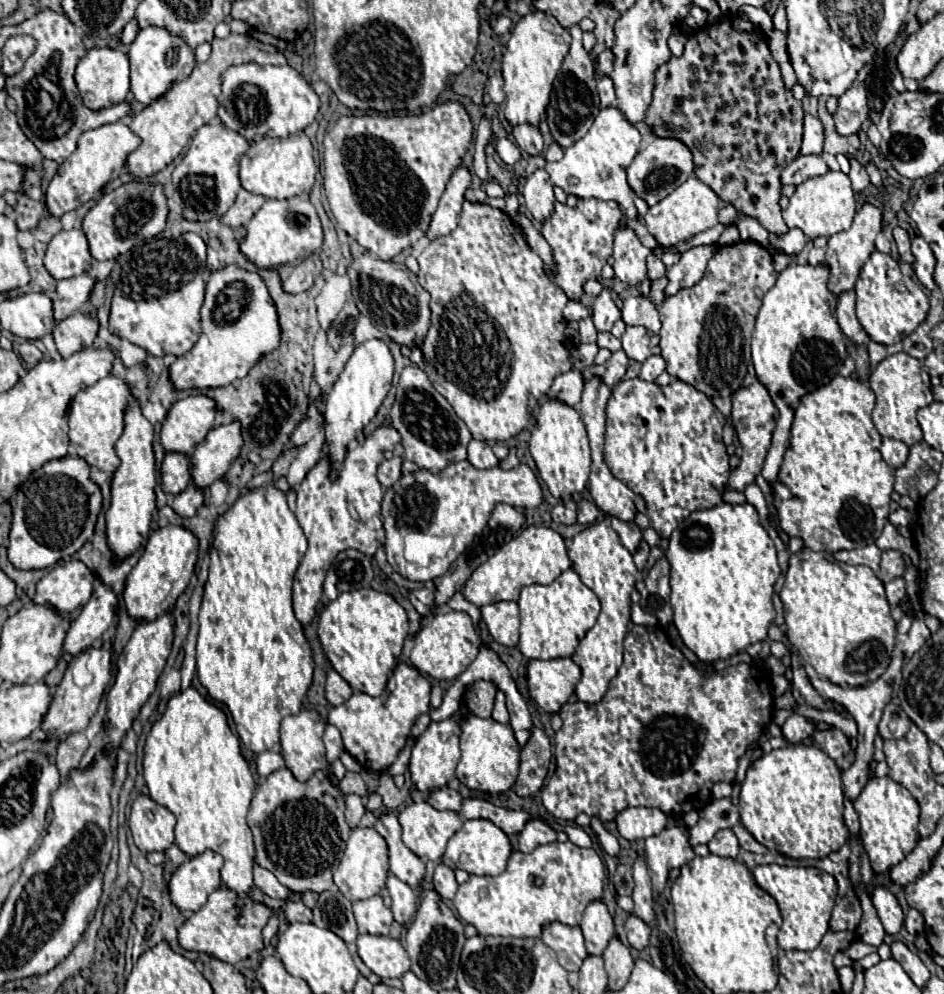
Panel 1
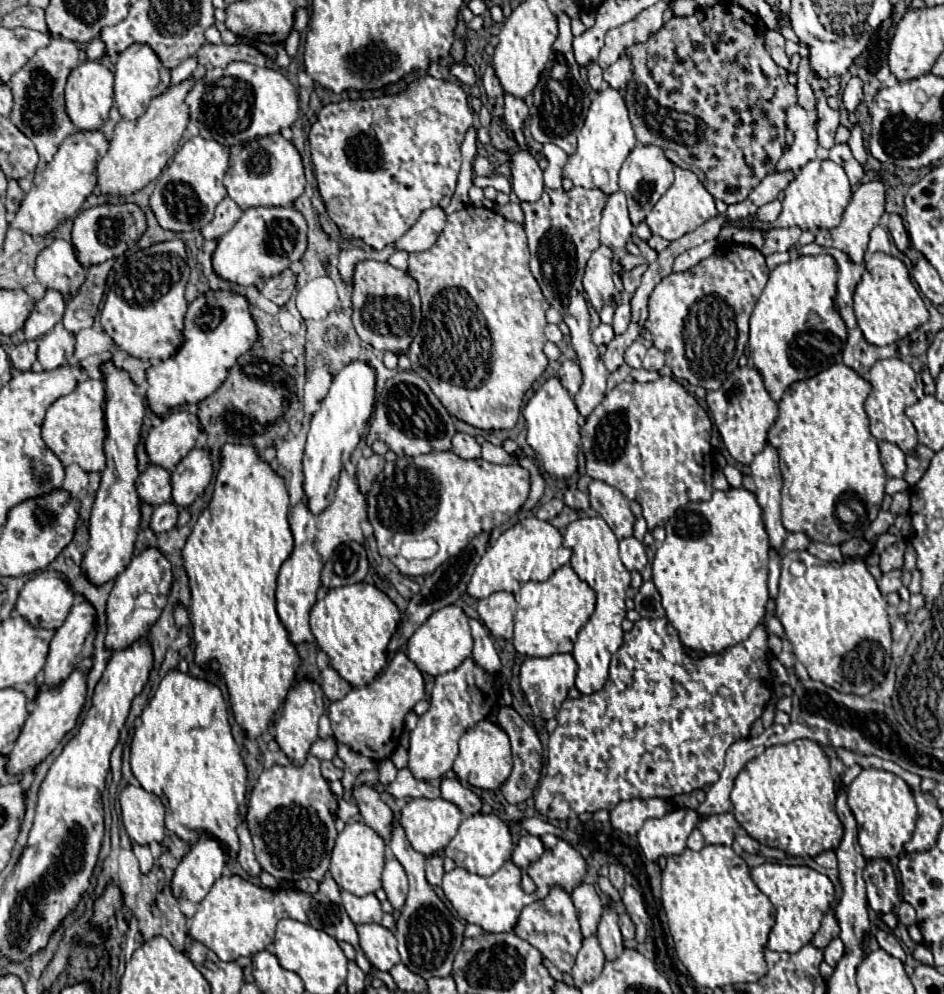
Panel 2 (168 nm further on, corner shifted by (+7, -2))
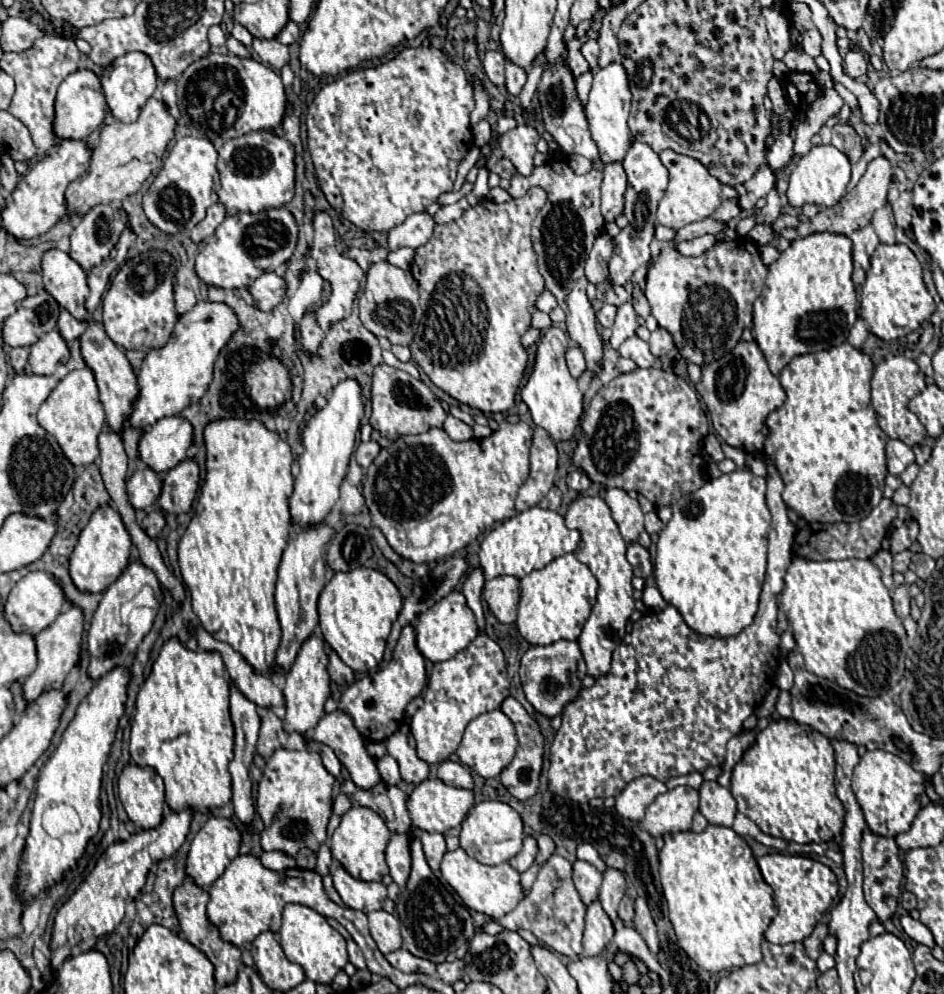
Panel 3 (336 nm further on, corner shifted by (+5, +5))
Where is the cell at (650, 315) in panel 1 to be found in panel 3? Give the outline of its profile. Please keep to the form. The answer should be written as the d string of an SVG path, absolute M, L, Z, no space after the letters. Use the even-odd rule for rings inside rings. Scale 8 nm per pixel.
M623 303L619 305L617 309L617 319L615 319L615 325L613 325L613 335L611 335L611 347L613 349L619 349L619 345L635 335L635 329L637 329L637 313L633 311L633 305L631 303Z

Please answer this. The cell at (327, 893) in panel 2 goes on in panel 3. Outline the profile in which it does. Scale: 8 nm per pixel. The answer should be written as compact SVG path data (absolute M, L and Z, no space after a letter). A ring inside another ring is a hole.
M321 845L321 851L317 855L317 867L315 867L315 871L319 875L331 875L331 865L333 865L331 851L329 851L327 845Z

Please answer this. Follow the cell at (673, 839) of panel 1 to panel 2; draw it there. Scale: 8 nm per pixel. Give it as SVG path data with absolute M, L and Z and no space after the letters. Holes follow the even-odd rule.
M677 808L667 812L663 818L649 818L639 830L639 844L651 860L681 854L697 822L699 814L691 808Z

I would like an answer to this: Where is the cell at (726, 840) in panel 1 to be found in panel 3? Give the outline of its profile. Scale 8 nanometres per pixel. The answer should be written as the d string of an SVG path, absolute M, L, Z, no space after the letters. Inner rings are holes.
M705 781L699 789L701 793L701 803L699 803L699 813L711 823L711 825L721 825L721 827L731 827L735 813L737 813L737 803L727 787L721 787L717 781Z

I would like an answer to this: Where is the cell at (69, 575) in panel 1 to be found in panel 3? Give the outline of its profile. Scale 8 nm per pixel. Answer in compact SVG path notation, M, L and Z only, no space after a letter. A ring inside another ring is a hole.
M33 571L33 573L27 573L9 593L9 599L5 605L5 617L9 619L9 623L17 633L37 635L57 619L63 603L65 603L65 595L59 581L51 573Z

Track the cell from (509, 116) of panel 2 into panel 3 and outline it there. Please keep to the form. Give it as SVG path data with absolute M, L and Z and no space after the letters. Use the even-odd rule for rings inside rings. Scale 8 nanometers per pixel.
M507 61L505 65L505 87L511 97L517 97L527 81L527 73L521 71L521 67L513 67L513 63Z

